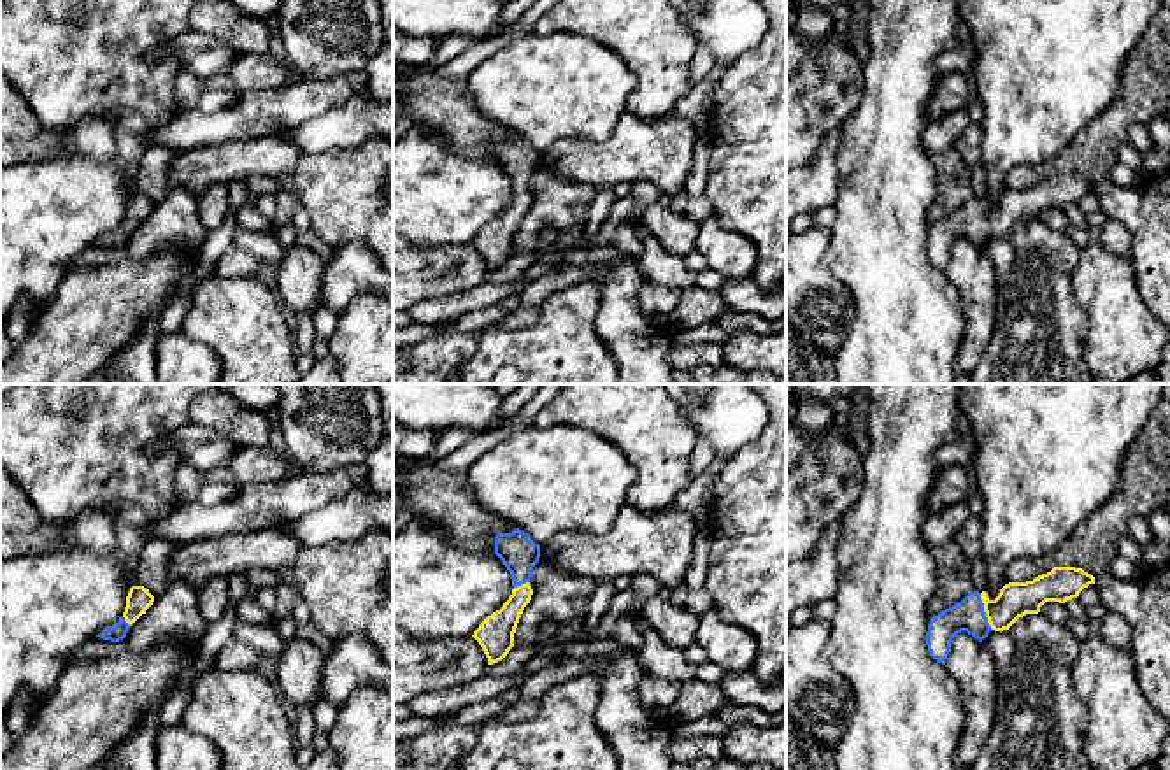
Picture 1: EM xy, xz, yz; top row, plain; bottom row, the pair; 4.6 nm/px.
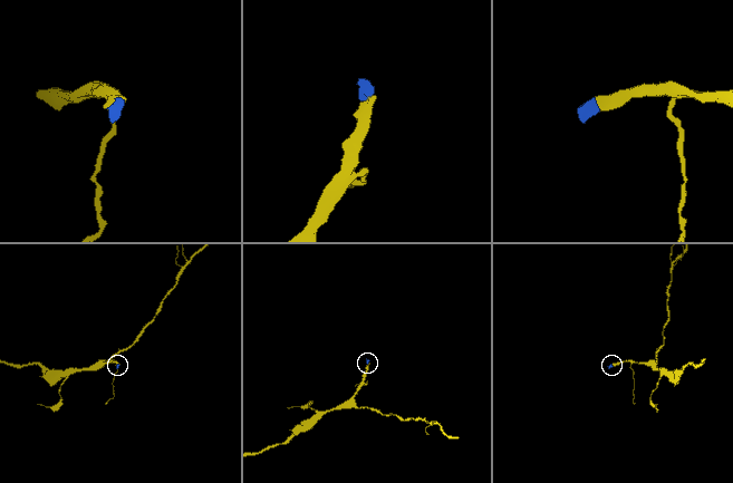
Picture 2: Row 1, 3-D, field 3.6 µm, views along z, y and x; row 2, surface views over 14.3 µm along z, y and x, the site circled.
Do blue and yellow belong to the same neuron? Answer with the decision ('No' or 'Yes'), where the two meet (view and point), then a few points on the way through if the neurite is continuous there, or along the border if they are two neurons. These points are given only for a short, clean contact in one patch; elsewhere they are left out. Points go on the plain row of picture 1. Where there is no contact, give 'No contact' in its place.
Yes. Touches blue at yz (983, 218). Path across: yz (969, 221), (983, 218), (1004, 218), (1014, 207)

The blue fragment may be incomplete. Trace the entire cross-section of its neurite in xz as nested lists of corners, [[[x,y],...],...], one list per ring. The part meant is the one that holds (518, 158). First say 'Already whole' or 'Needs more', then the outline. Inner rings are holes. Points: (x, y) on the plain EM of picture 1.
Needs more. [[[517,135],[495,144],[495,161],[510,179],[514,196],[503,214],[488,223],[472,242],[482,254],[488,272],[502,268],[514,254],[519,225],[533,202],[530,186],[540,165],[540,153]]]

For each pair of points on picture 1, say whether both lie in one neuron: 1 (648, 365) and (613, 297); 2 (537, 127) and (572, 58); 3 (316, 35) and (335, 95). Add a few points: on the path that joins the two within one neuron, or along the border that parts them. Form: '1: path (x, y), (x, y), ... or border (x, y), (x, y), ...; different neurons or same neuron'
1: path (634, 348), (616, 321), (616, 314); same neuron
2: path (542, 109), (544, 99), (567, 76); same neuron
3: border (363, 69), (323, 79), (304, 79); different neurons

